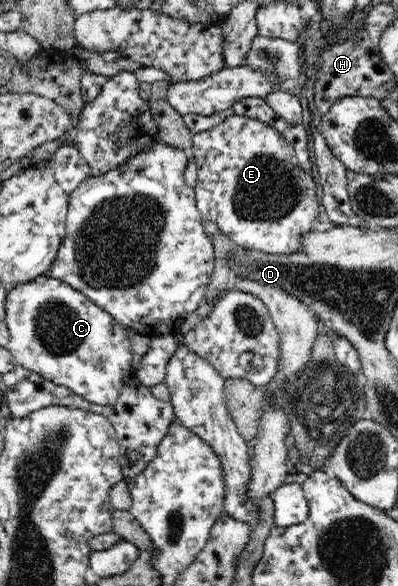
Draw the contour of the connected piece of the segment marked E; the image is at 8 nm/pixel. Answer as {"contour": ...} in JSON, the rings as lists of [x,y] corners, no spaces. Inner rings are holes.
{"contour":[[[232,115],[210,130],[193,134],[192,143],[193,148],[189,153],[196,159],[196,167],[198,167],[198,181],[193,189],[196,194],[196,205],[202,218],[215,222],[233,243],[243,246],[247,250],[259,250],[264,254],[294,254],[294,252],[298,252],[300,250],[300,236],[313,230],[313,221],[319,215],[319,205],[315,189],[316,183],[313,182],[311,174],[298,165],[294,148],[282,137],[282,134],[279,134],[274,127],[266,122],[244,115]]]}

